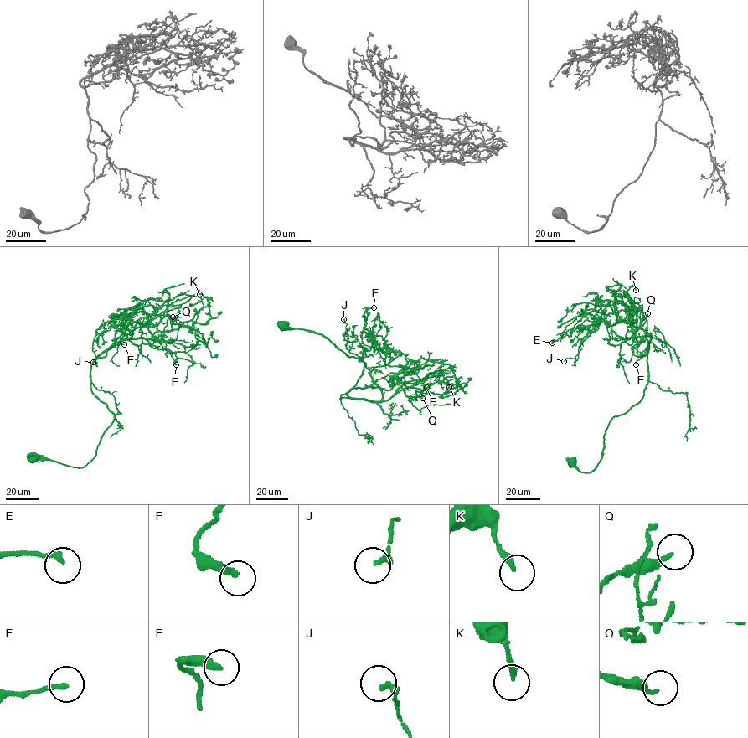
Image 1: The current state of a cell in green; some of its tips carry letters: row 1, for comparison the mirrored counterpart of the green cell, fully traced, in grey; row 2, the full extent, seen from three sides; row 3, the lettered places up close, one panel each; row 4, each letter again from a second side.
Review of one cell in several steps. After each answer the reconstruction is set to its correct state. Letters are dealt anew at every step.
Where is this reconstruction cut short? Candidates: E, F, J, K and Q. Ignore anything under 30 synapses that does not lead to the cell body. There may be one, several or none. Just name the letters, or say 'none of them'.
none of them

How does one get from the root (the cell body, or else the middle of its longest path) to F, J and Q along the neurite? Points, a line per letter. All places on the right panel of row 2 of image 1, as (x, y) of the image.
F: (574, 463), (590, 472), (610, 420), (643, 395), (651, 337), (636, 337), (647, 333), (636, 364)
J: (574, 463), (590, 472), (610, 420), (643, 395), (651, 336), (629, 322), (602, 319), (564, 361)
Q: (574, 463), (590, 472), (601, 459), (610, 420), (643, 395), (651, 337), (636, 337), (647, 332), (647, 313)

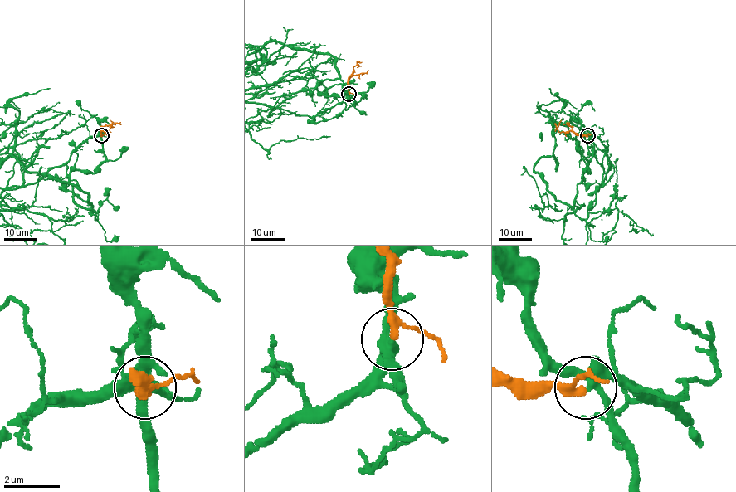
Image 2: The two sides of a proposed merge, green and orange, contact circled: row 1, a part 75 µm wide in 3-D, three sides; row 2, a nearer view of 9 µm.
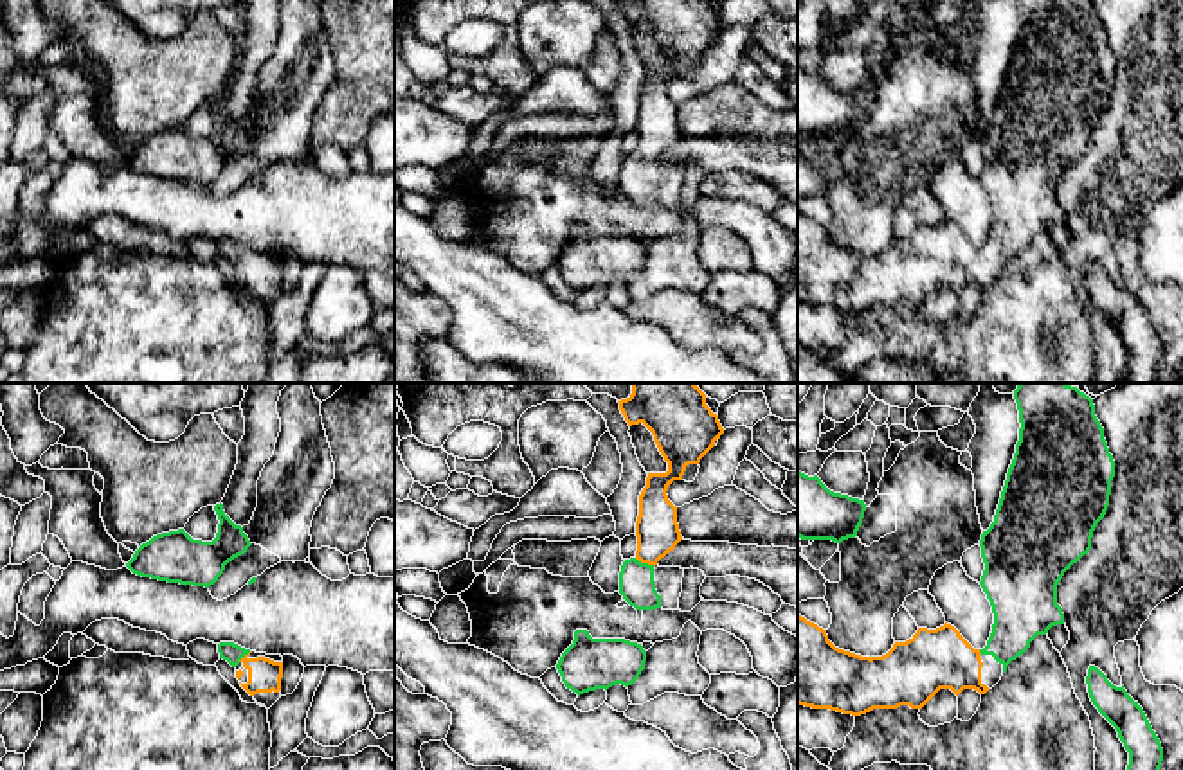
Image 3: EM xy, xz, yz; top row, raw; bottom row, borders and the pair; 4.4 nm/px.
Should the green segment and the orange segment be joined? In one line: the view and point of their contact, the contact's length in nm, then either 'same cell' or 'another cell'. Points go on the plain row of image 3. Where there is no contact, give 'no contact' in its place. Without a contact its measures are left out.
contact xz (645, 161); length 100 nm; same cell

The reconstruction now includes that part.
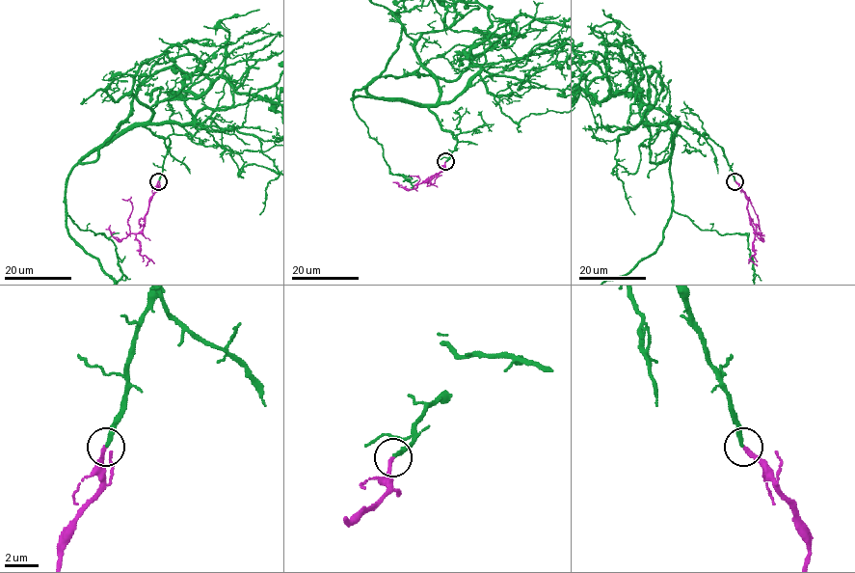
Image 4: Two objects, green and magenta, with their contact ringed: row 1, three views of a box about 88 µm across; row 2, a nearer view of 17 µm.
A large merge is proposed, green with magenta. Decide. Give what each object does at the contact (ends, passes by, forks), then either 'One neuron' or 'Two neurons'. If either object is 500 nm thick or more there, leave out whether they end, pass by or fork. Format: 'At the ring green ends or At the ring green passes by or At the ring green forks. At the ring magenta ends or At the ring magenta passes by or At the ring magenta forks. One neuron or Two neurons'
At the ring green ends. At the ring magenta ends. One neuron

